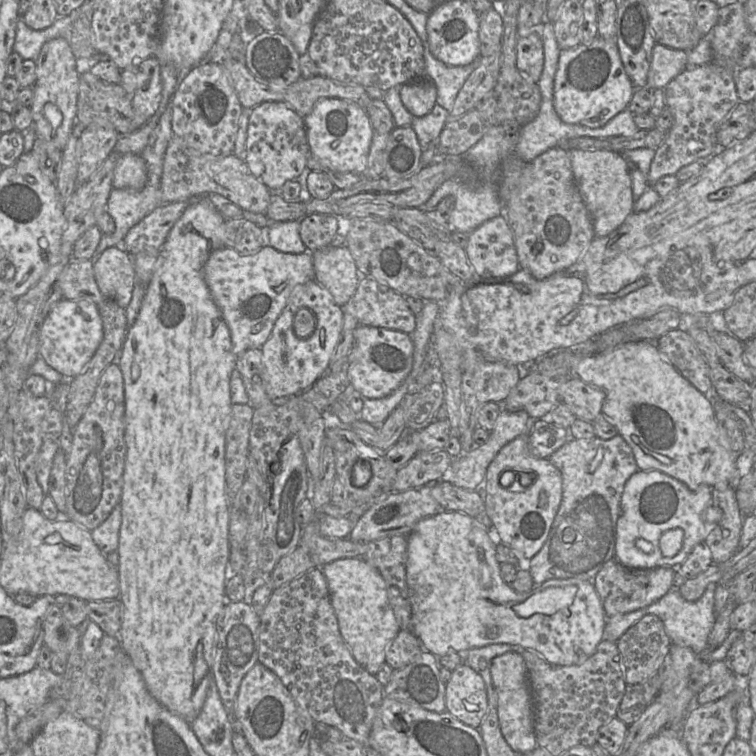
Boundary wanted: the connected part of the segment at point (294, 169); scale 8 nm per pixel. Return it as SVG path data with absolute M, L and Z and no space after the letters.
M266 102L251 110L247 128L245 162L251 173L269 189L279 189L287 181L298 179L307 169L309 146L304 119L282 102Z

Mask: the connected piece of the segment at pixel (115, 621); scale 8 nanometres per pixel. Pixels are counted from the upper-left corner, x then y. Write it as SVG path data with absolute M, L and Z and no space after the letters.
M120 599L90 601L87 603L88 618L105 634L118 636L123 620L124 605Z

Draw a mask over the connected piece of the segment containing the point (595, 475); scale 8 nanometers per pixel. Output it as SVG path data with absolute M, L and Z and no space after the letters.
M618 434L609 440L598 437L568 440L552 453L548 460L561 473L562 499L549 535L539 552L530 559L528 570L534 585L541 585L550 579L594 580L603 565L615 558L616 525L620 514L621 496L626 481L639 470L634 454Z

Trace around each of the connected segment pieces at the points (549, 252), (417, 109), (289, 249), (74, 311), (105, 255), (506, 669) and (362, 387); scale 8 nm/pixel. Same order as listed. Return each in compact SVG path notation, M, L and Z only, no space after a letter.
M560 147L548 149L525 165L509 200L502 206L501 216L507 219L513 233L520 268L538 280L576 263L595 238L592 218L574 181L569 154Z
M419 80L402 85L400 88L400 98L411 115L423 117L434 108L437 90L429 80Z
M300 221L270 222L265 246L280 252L301 254L308 251L300 237Z
M58 301L45 318L40 331L39 357L65 378L79 375L89 363L103 339L103 322L92 301Z
M112 246L105 249L93 263L96 283L104 297L126 309L136 283L132 255Z
M511 651L492 660L491 677L498 696L498 720L502 735L517 754L533 751L538 745L534 731L534 711L527 669L520 651Z
M358 325L348 355L347 373L353 389L366 399L381 399L396 390L410 373L414 344L409 334L386 328Z

